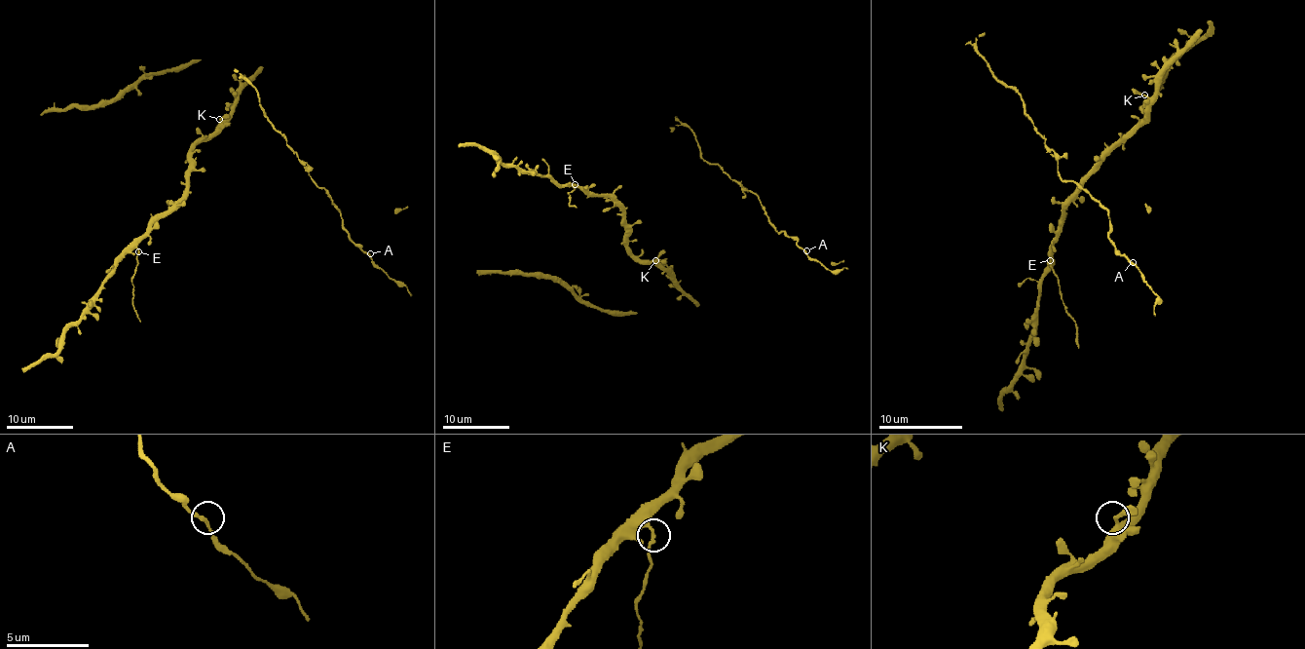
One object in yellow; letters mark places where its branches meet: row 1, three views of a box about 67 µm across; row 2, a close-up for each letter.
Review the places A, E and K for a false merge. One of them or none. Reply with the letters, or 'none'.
E

